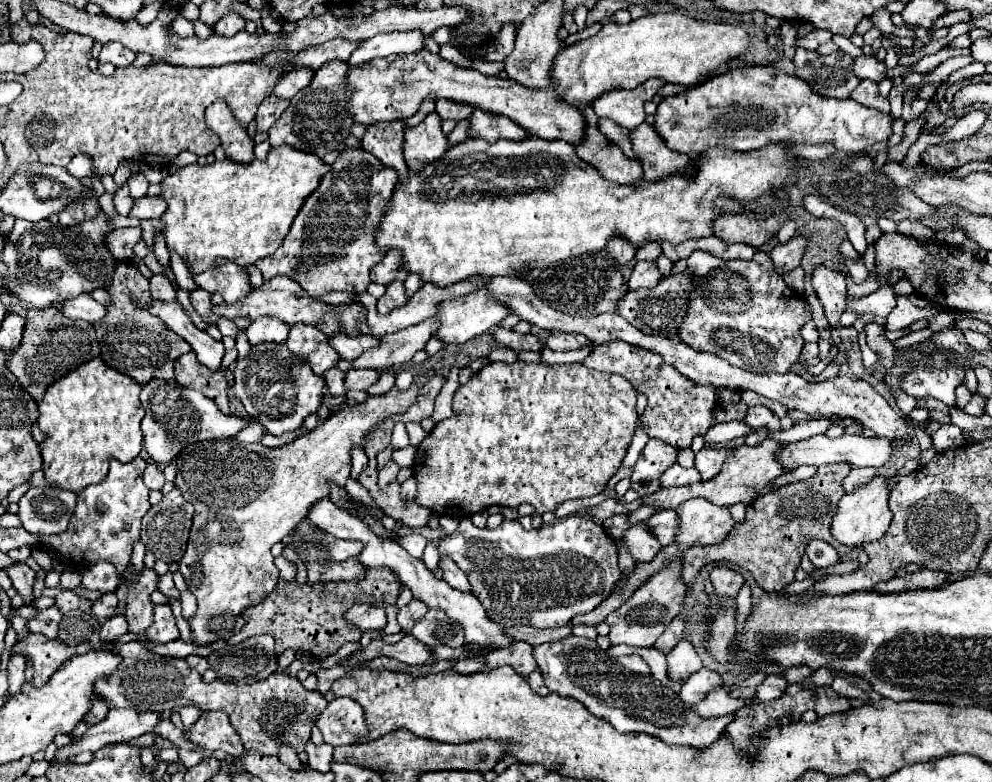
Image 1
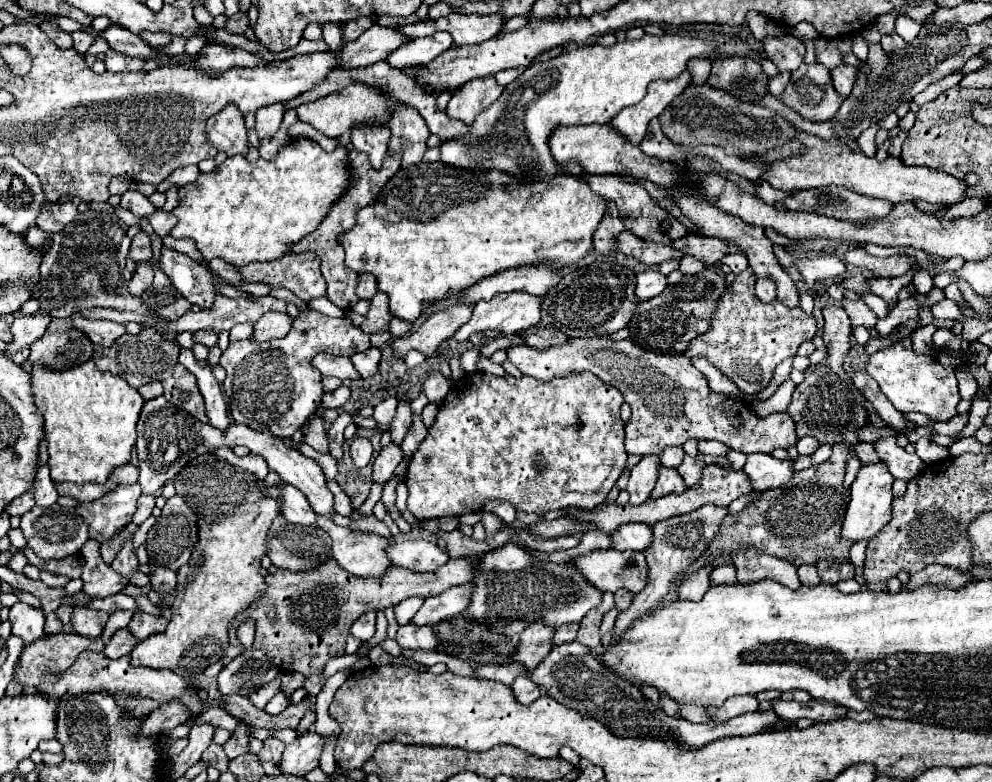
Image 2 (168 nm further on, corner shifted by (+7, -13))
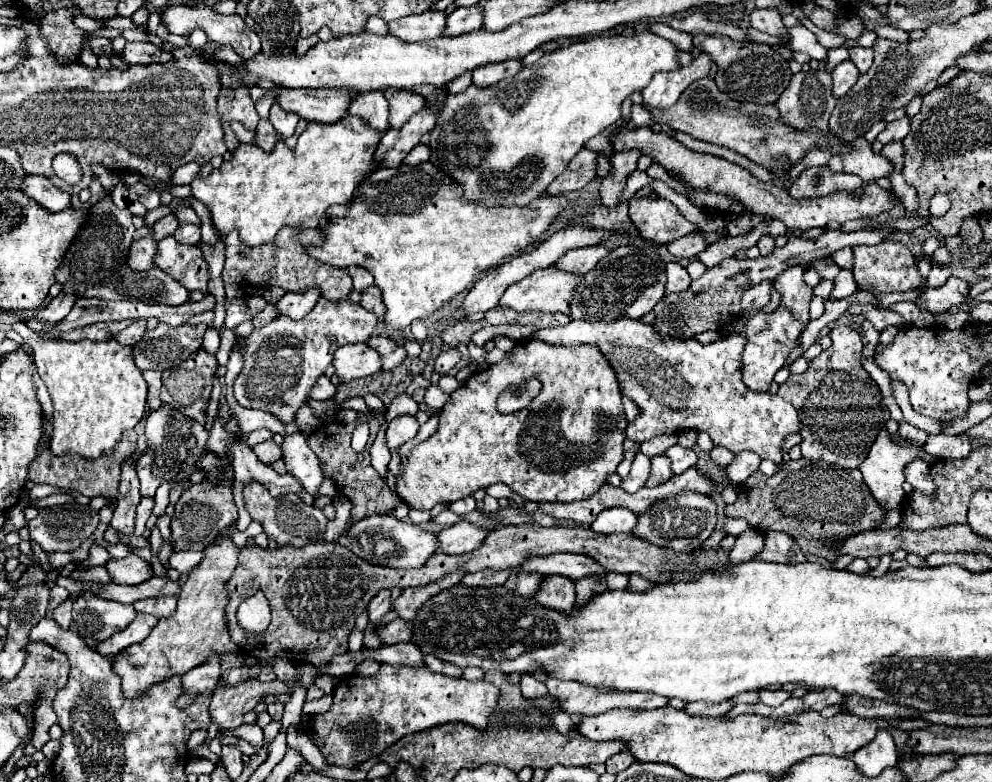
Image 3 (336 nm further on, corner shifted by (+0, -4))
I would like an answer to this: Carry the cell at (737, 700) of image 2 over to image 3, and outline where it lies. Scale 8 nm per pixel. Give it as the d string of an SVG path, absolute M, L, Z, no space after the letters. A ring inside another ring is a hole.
M763 689L763 691L759 691L759 697L761 697L761 703L765 703L765 705L769 705L769 707L777 707L777 705L781 705L783 701L787 701L787 699L791 697L791 693L789 693L789 691L783 691L783 689L779 689L779 691Z

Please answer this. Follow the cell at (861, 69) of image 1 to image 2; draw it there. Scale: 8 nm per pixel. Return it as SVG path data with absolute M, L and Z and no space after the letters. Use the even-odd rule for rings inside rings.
M842 64L842 66L834 68L834 70L832 70L834 88L836 88L842 96L848 96L850 90L854 88L854 84L856 84L856 74L858 74L858 68L856 68L856 66Z

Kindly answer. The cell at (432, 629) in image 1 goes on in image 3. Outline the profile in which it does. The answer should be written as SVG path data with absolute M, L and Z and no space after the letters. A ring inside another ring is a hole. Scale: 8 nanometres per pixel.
M401 619L391 621L389 625L379 629L379 639L383 645L393 645L393 643L401 643L401 641L411 641L411 631L409 631L411 623L401 623Z

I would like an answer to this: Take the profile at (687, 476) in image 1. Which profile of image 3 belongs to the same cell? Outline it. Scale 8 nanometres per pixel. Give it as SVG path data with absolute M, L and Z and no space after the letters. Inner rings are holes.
M665 455L653 457L651 459L651 473L649 473L645 487L657 487L657 485L665 483L669 477L673 477L673 471L669 467L669 459L665 459Z

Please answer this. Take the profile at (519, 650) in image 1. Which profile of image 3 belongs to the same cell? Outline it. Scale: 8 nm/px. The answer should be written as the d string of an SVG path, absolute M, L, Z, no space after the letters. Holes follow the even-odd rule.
M547 575L543 577L535 599L545 607L569 613L575 605L575 581L563 575Z

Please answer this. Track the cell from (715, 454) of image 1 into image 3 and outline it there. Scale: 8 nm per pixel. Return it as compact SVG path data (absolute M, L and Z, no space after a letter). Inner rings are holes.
M679 445L671 447L669 451L665 451L665 455L671 459L671 471L673 471L675 475L683 473L685 469L689 469L689 467L693 467L693 465L697 463L695 451L693 451L693 449L683 449L683 447L679 447Z

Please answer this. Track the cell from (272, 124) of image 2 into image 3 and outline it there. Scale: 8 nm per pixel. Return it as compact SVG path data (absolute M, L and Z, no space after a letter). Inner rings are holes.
M273 103L271 107L271 115L269 115L269 121L273 123L275 131L283 137L291 137L295 133L295 127L297 127L297 121L299 117L295 113L287 113L283 111L277 103Z

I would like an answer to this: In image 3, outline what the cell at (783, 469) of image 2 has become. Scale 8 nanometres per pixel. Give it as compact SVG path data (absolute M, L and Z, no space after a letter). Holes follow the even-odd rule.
M741 451L735 455L735 459L725 467L727 471L727 477L733 485L739 485L739 483L745 483L745 479L759 467L761 463L761 457L753 455L751 451Z

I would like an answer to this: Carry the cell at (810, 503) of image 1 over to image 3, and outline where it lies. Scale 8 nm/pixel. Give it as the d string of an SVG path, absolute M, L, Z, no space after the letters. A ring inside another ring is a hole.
M799 459L783 463L771 477L755 471L745 483L737 485L737 501L727 505L725 515L745 519L757 531L787 533L795 537L803 553L835 561L839 555L829 551L829 539L845 539L875 529L885 521L887 511L871 495L861 471L833 467L825 461Z

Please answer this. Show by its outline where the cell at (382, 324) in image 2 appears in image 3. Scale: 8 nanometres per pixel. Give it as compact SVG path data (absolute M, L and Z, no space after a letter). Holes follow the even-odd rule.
M373 285L373 287L367 287L363 293L361 293L361 307L373 311L379 319L385 315L385 305L381 303L381 291Z

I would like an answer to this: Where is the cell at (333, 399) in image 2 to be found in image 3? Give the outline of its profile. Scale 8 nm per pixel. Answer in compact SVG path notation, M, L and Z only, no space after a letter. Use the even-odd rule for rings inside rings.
M321 375L321 377L317 379L317 383L313 385L313 389L309 391L309 397L311 397L311 399L325 401L325 399L331 399L331 397L335 395L335 391L337 391L337 387L335 387L325 375Z

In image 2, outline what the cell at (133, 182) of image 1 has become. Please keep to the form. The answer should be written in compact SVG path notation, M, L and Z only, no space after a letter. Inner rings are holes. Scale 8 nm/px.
M136 190L124 192L124 194L122 194L122 200L120 200L120 206L126 208L126 210L130 210L132 214L136 214L136 216L140 216L140 218L150 216L150 212L156 210L156 208L150 204L150 200L148 200L144 194L136 192Z

